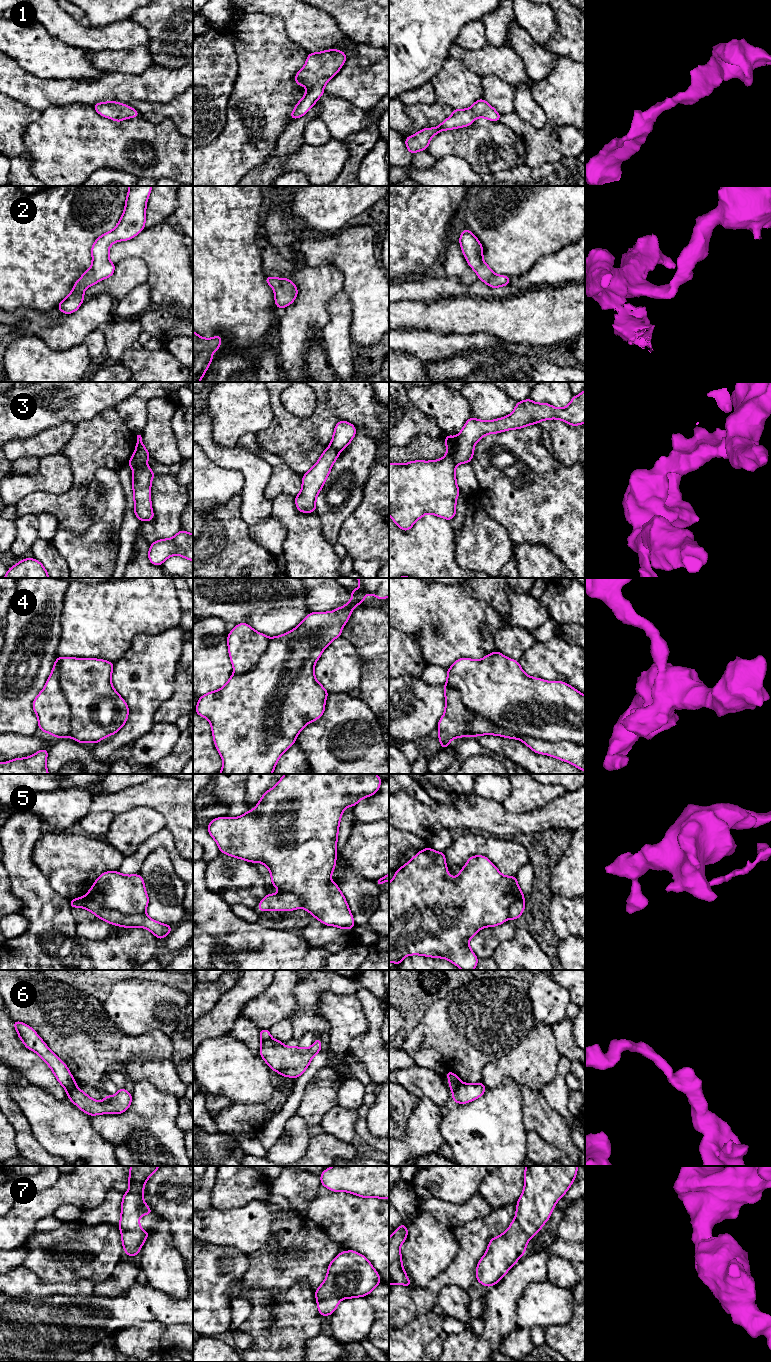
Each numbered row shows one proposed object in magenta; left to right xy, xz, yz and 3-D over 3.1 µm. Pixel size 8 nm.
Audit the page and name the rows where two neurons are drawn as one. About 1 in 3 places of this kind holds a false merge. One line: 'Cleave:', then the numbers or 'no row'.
Cleave: 3, 4, 5, 6

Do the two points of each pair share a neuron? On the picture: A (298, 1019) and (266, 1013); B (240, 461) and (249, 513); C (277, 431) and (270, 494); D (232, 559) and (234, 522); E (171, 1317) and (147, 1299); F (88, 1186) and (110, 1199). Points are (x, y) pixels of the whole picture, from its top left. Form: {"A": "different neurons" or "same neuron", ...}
{"A": "different neurons", "B": "same neuron", "C": "different neurons", "D": "same neuron", "E": "same neuron", "F": "different neurons"}

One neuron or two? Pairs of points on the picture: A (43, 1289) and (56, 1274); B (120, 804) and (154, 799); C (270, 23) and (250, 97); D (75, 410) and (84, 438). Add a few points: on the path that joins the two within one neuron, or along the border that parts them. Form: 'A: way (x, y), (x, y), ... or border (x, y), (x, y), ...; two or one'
A: border (29, 1269), (47, 1282), (73, 1282); two
B: way (128, 799), (146, 799); one
C: way (265, 41), (265, 79); one
D: border (101, 412), (76, 424); two

